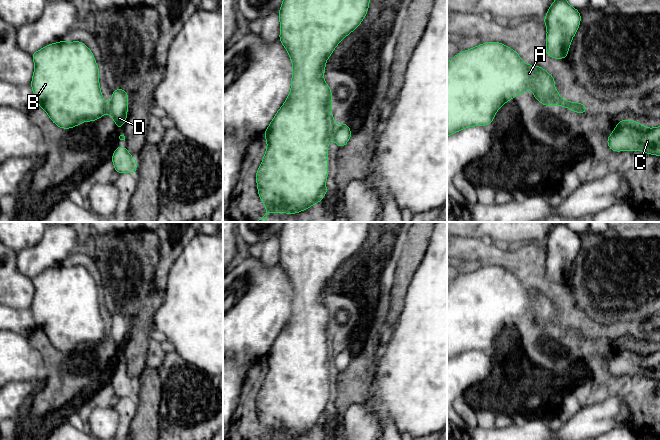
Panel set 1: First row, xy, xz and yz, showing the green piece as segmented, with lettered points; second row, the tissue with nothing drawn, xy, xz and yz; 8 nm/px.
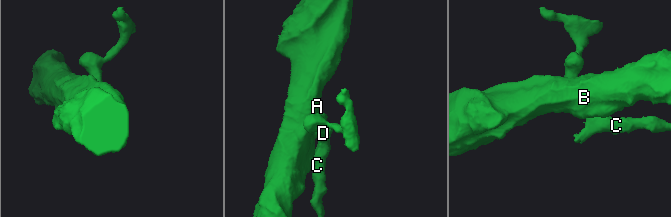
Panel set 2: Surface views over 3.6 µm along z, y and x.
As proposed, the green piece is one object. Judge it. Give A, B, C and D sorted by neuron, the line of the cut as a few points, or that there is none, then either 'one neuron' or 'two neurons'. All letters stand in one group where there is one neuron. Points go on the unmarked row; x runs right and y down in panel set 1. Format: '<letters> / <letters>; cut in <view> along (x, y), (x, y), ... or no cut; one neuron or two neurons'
A B / C D; cut in xz along (334, 350), (331, 361); two neurons

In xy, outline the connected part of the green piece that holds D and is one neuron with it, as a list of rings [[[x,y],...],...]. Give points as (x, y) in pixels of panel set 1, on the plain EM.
[[[122,312],[112,315],[112,325],[108,329],[108,336],[113,342],[117,353],[121,353],[127,342],[128,317]]]

